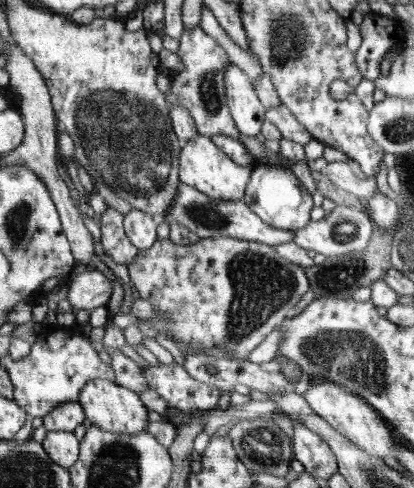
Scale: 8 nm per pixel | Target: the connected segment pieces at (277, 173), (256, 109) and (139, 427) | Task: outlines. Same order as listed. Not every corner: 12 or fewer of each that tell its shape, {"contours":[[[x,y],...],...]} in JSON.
{"contours":[[[254,167],[243,202],[266,224],[311,221],[311,193],[290,167]],[[234,64],[225,82],[238,130],[258,137],[266,110],[245,72]],[[115,381],[86,382],[80,400],[92,425],[140,434],[148,411]]]}

